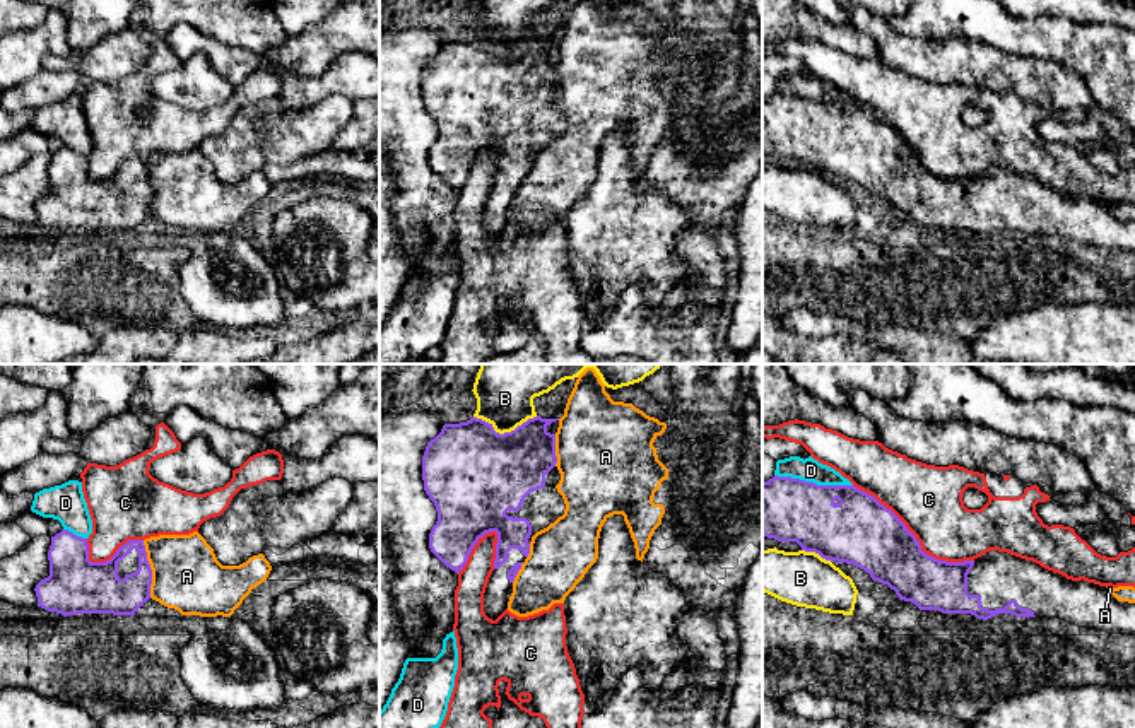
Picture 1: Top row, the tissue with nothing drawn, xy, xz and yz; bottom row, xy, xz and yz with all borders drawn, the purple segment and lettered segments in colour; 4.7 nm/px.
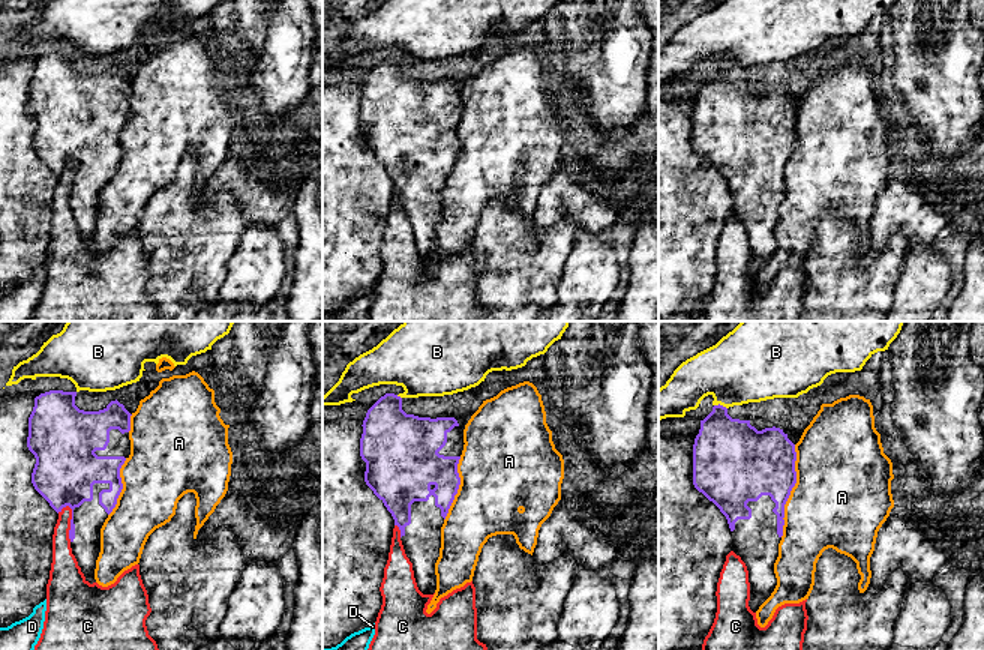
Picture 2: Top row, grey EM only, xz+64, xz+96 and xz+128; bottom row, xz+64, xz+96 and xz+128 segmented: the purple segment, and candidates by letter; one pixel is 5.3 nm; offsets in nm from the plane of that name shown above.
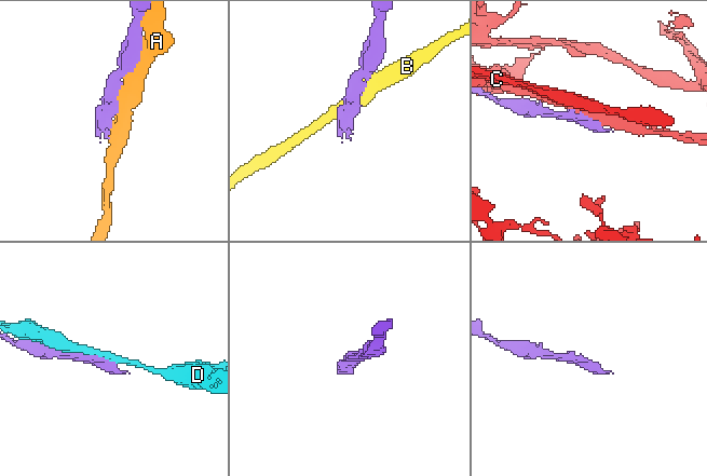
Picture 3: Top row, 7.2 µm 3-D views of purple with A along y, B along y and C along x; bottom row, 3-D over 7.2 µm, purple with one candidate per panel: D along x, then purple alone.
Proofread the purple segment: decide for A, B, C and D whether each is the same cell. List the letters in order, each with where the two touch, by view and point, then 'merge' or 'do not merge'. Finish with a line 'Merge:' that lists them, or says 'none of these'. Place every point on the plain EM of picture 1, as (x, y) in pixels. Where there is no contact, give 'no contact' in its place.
A: xy (151, 187) | do not merge
B: xz (505, 50) | do not merge
C: yz (915, 154) | do not merge
D: yz (812, 99) | do not merge
Merge: none of these

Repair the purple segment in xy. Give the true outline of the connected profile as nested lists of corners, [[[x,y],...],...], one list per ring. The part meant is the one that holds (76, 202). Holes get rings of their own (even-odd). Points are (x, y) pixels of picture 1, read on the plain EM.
[[[62,147],[51,154],[50,193],[34,208],[38,224],[67,232],[135,232],[150,215],[152,186],[144,157],[128,157],[106,179],[89,178],[87,156]]]

